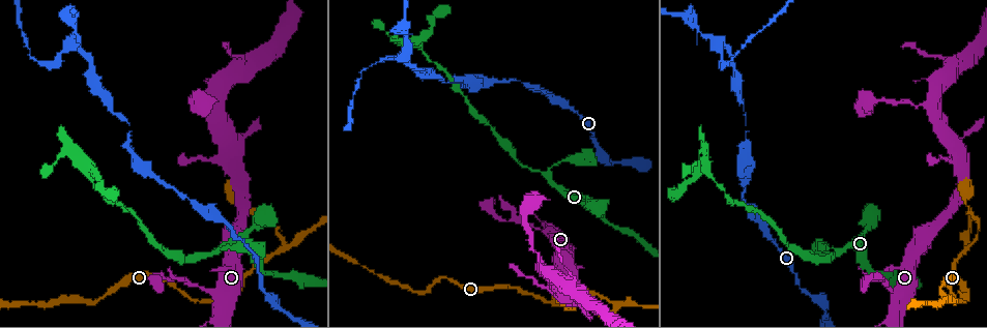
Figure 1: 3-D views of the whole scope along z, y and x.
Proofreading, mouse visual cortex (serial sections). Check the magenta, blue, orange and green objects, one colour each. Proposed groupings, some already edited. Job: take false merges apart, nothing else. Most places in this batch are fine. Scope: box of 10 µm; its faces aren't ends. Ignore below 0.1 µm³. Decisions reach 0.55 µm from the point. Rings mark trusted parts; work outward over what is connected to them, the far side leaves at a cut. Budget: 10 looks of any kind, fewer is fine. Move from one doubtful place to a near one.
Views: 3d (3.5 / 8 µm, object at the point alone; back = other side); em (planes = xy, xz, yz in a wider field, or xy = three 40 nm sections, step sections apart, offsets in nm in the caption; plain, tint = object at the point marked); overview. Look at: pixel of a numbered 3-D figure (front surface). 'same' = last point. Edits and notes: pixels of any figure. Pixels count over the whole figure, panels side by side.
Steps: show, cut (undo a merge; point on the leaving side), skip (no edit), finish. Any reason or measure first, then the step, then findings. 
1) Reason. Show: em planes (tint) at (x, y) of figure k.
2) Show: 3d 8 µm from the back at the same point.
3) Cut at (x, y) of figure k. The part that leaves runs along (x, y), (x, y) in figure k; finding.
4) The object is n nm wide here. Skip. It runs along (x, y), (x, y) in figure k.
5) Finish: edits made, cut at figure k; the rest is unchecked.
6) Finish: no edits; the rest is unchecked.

Branch point. Show: 3d 3.5 µm at (549, 178) of figure 1.

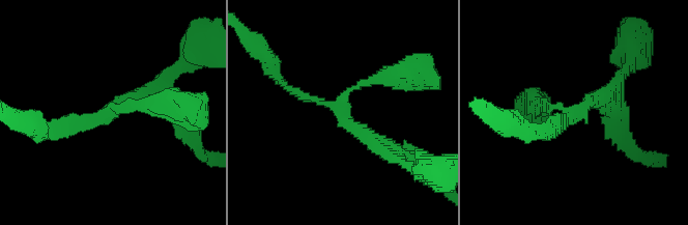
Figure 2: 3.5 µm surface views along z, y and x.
3 arms meet here; the arms are 150, 150, 250 nm wide. Show: em xy step 1 (tint) at (339, 109) of figure 2.

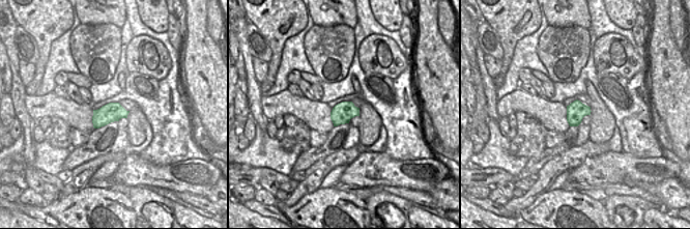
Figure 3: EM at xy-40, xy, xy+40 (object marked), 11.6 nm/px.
Skip. All the same cell.

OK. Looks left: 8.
Sharp bend. Show: 3d 3.5 µm at (958, 301) of figure 1.

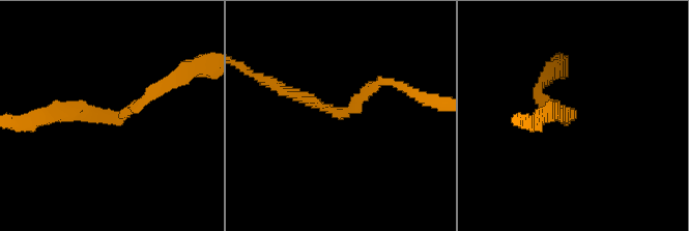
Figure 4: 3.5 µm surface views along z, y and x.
The arms are 150, 200 nm wide; shape alone is not enough. Show: em xy step 5 (tint) at (569, 119) of figure 4.

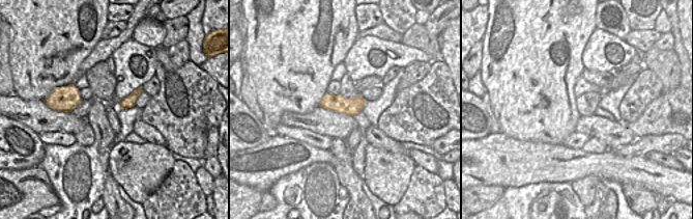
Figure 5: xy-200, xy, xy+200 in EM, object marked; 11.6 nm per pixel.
Skip. It runs along (165, 83), (120, 118), (54, 115) in figure 4; all the same cell.

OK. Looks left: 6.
Abrupt turn. Show: 3d 3.5 µm at (617, 306) of figure 1.

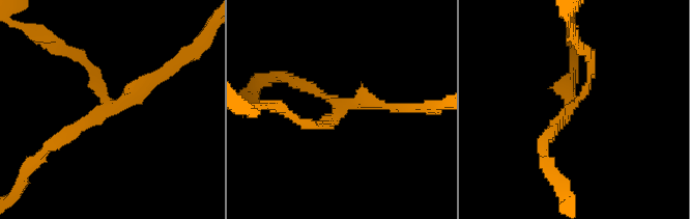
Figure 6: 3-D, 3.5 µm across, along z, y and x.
Need the tissue. Show: em xy step 2 (tint) at (110, 104) of figure 6.

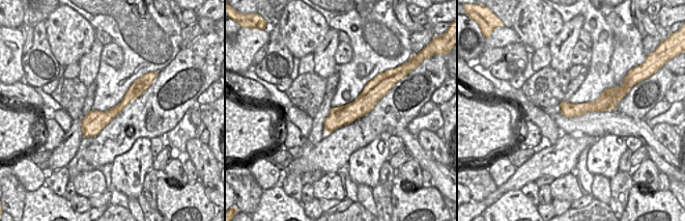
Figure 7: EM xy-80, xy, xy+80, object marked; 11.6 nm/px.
Cut it another way. Show: em xy step 1 (tint) at the same point.

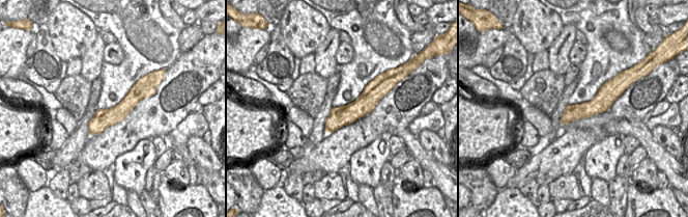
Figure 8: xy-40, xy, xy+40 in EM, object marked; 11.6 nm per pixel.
The object is 240 nm wide here. Skip. It runs along (150, 90), (141, 90), (91, 132) in figure 8; all the same cell.

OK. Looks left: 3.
A fork. Show: 3d 3.5 µm at (401, 59) of figure 1.

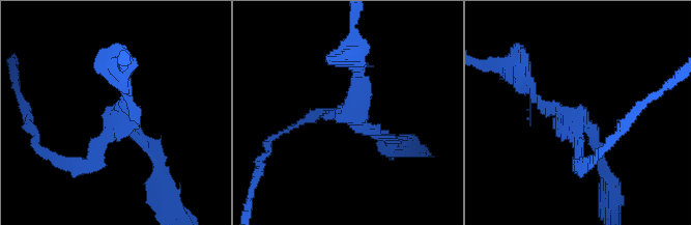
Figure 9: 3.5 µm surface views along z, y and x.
3 arms meet here; the arms are 150, 150, 150 nm wide. Skip. It runs along (604, 169), (583, 118), (522, 86) in figure 9; all the same cell.

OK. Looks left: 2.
Finish: no edits; the rest is unchecked.

